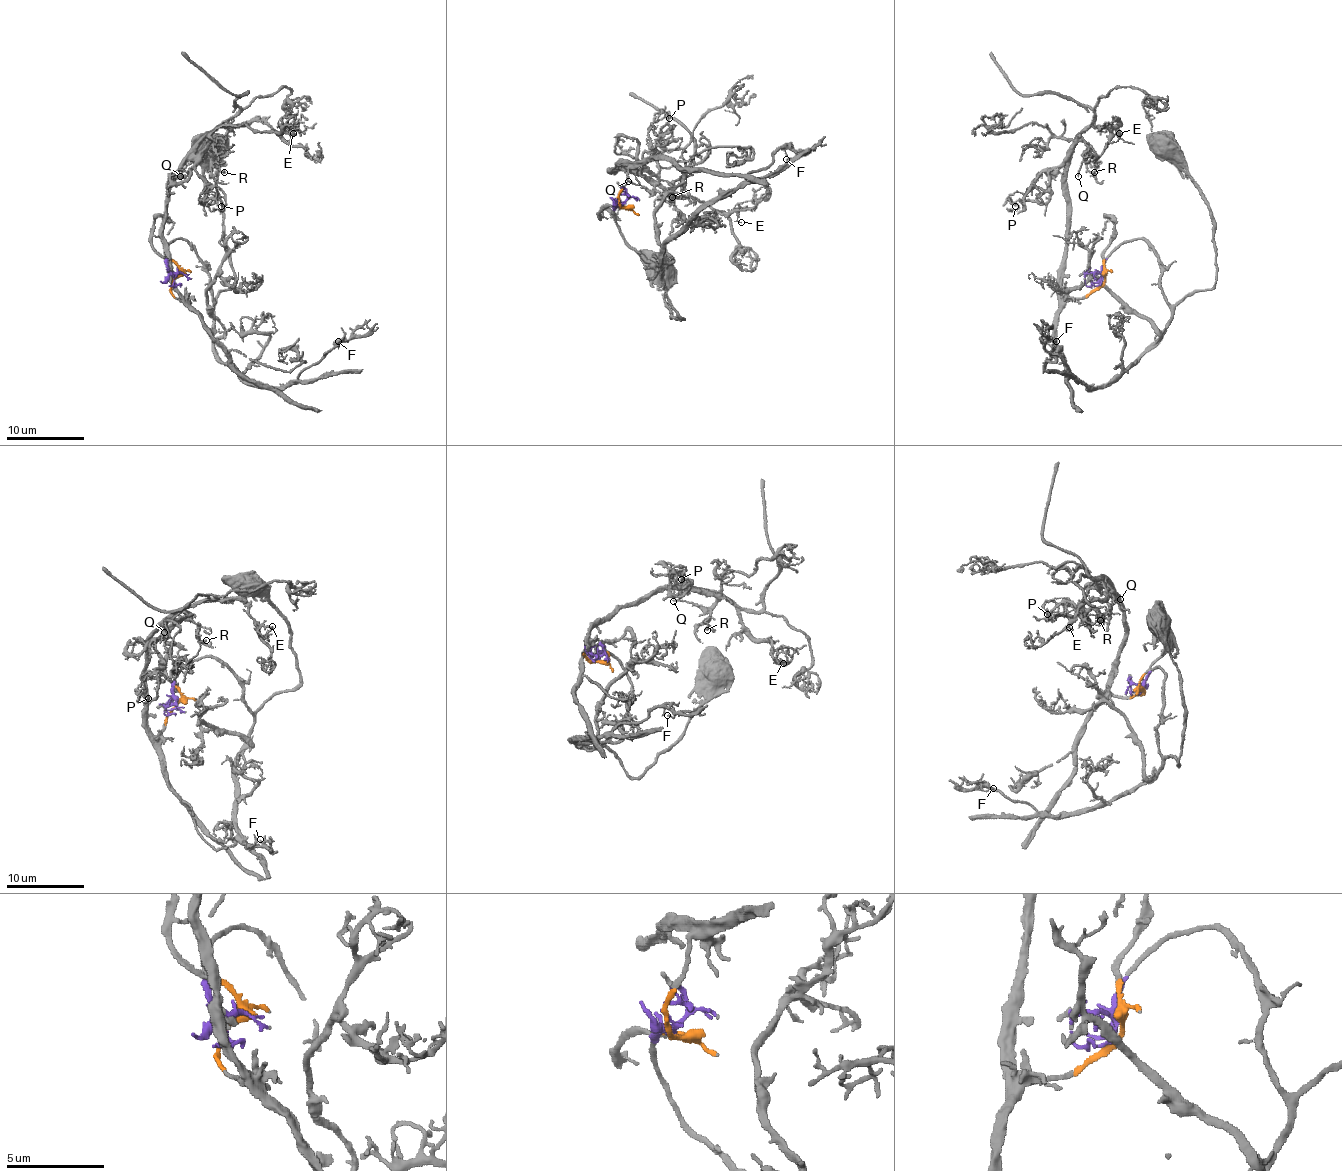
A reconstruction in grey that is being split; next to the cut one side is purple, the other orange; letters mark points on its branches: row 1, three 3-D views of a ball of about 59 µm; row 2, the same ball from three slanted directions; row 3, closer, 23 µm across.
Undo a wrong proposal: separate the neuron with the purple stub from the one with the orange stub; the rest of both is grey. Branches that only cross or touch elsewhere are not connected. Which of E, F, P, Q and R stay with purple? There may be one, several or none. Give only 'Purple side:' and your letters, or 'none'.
Purple side: F

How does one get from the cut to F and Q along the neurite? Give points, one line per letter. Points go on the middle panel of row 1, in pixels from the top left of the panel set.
F: (622, 205), (614, 219), (622, 238), (661, 273), (661, 250), (706, 207), (780, 148), (796, 154), (786, 160)
Q: (620, 207), (628, 170), (626, 164), (610, 170), (634, 170), (651, 183), (651, 191), (628, 181)

